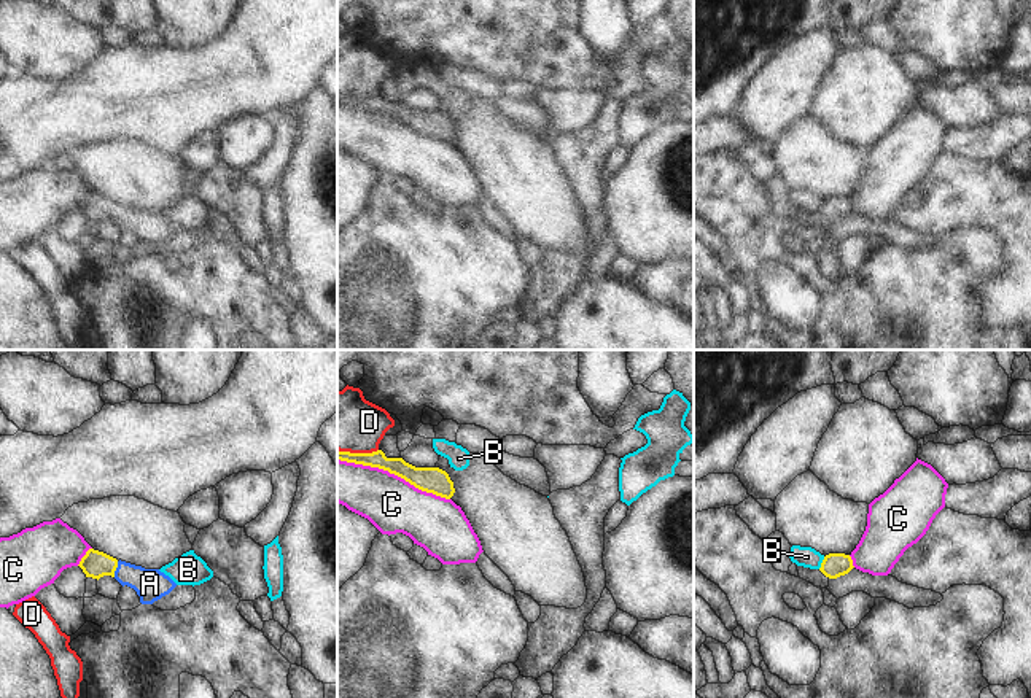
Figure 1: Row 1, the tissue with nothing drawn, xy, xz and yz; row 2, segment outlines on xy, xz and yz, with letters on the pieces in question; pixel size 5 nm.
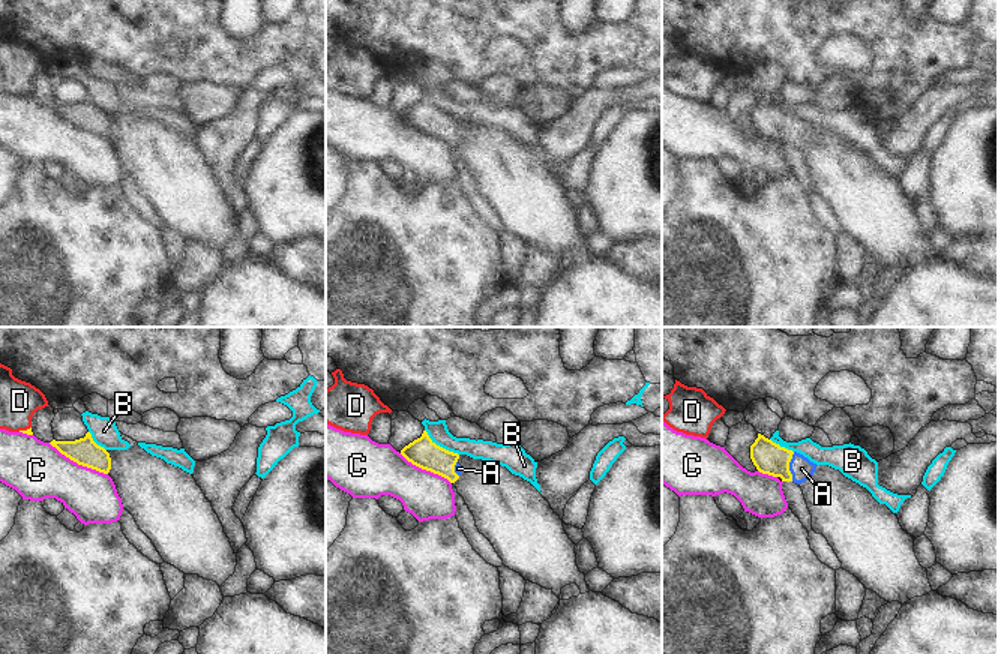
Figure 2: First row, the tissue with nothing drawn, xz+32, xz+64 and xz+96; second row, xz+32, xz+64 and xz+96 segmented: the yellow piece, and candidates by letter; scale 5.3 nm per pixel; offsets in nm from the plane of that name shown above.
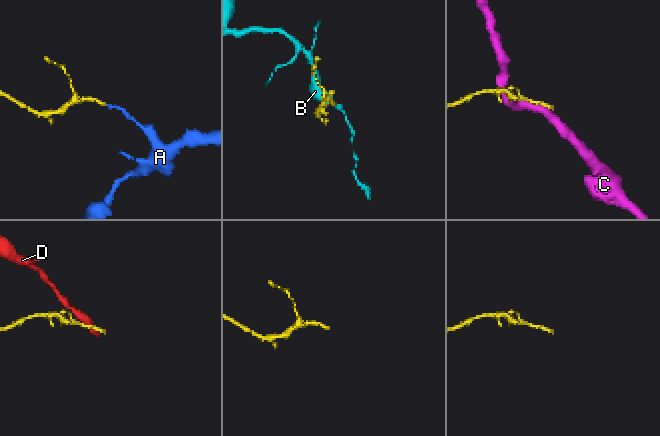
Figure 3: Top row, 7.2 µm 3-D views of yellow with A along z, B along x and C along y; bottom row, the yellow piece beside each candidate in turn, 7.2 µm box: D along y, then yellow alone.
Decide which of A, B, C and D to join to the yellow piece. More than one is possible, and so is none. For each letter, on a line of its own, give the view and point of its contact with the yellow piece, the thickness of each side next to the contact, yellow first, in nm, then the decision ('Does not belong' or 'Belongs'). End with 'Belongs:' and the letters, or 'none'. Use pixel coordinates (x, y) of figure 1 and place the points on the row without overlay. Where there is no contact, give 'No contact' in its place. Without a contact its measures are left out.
A: Touches yellow at xy (115, 213). Thickness 140 nm (yellow) against 160 nm. Belongs
B: Touches yellow at yz (821, 207). Thickness 130 nm (yellow) against 110 nm. Does not belong
C: Touches yellow at xz (393, 116). Thickness 130 nm (yellow) against 280 nm. Does not belong
D: Touches yellow at xz (358, 97). Thickness 90 nm (yellow) against 300 nm. Does not belong
Belongs: A.

